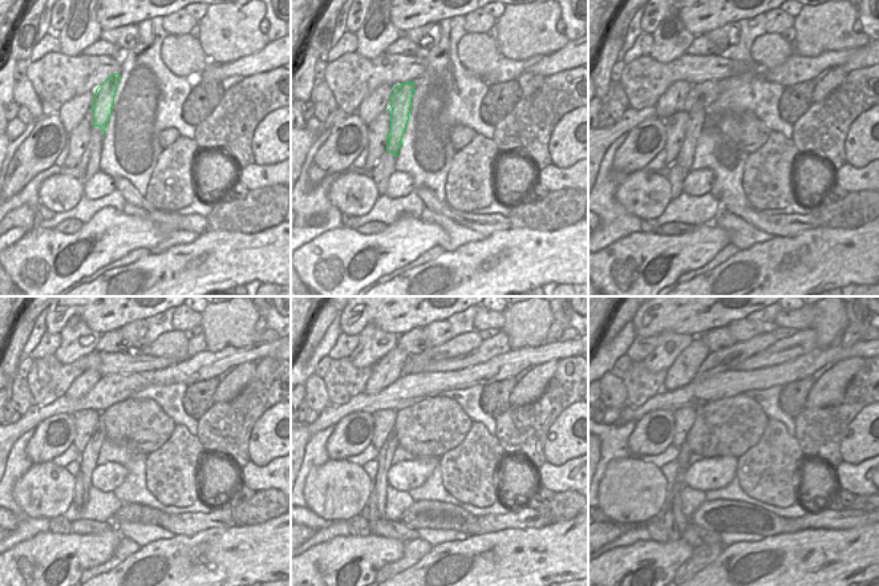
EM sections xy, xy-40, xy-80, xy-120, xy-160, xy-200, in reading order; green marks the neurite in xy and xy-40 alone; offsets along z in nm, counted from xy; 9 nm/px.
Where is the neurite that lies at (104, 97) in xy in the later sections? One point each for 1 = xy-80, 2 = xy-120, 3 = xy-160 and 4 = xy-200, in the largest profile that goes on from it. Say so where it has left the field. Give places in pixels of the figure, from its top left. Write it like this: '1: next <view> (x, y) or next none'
1: next xy-80 (685, 156)
2: next xy-120 (88, 459)
3: next xy-160 (384, 461)
4: next xy-200 (680, 520)

